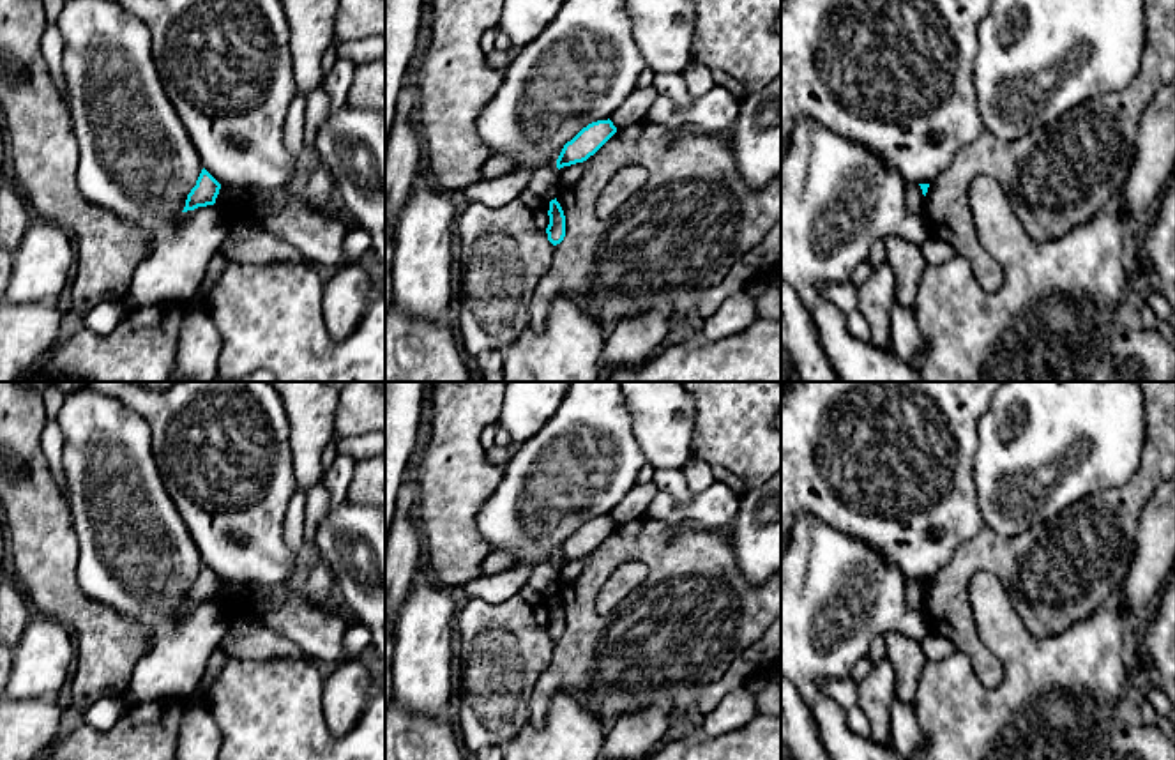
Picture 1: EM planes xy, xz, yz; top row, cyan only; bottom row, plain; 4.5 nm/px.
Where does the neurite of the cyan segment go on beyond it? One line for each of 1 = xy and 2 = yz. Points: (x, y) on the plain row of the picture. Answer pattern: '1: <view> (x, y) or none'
1: none
2: none

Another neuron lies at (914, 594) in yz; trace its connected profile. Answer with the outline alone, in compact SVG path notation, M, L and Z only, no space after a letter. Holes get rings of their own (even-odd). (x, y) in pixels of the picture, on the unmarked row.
M919 580L906 581L905 599L908 608L917 610L924 606L924 590Z

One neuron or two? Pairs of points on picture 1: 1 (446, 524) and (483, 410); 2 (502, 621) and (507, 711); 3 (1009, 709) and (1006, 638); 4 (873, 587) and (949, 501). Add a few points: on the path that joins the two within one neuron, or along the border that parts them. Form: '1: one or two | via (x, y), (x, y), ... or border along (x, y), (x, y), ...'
1: one | via (451, 495), (454, 439)
2: one | via (502, 644), (502, 688)
3: one | via (1015, 691), (1015, 656)
4: two | border along (859, 539), (877, 548), (907, 580)

